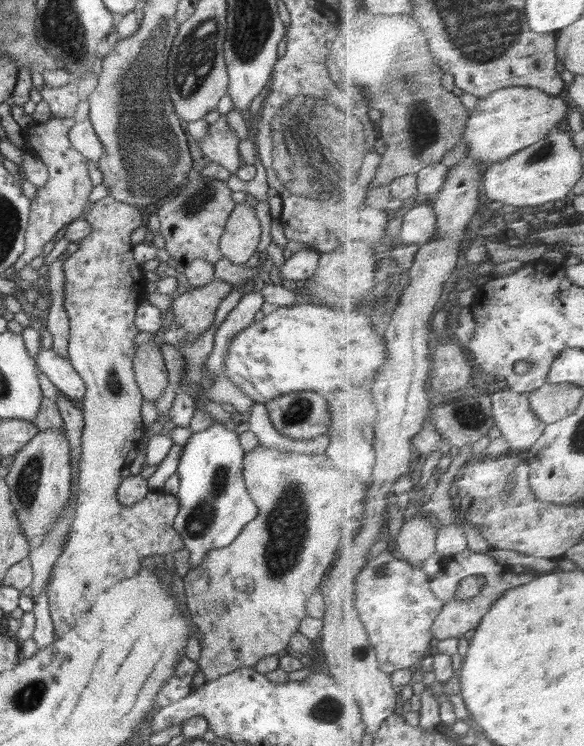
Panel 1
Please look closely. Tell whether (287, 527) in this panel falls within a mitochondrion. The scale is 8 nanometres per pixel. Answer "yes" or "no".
yes

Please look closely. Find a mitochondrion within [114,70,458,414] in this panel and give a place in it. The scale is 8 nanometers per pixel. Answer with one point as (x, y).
(303, 162)

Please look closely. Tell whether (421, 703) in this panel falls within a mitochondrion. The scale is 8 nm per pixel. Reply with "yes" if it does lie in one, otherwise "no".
no

